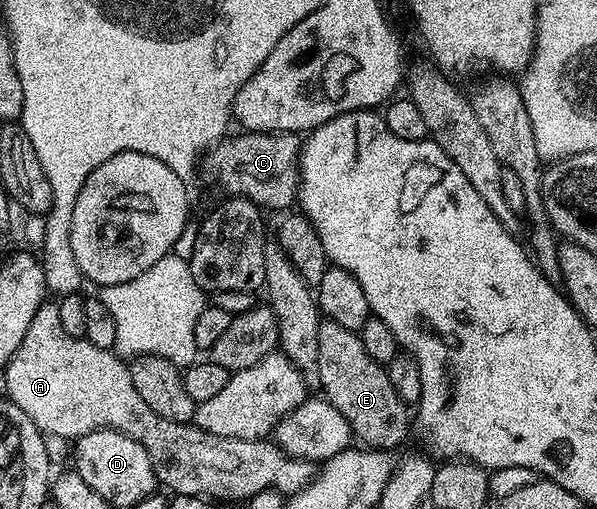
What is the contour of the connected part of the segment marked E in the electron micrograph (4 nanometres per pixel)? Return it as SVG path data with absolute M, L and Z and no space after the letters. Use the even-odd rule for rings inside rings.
M327 320L321 321L318 328L318 368L316 371L320 377L319 389L324 389L323 397L334 408L338 408L342 416L346 416L353 435L359 441L361 438L364 441L361 443L365 447L392 452L395 451L395 446L400 446L407 440L408 418L410 422L409 407L398 396L394 384L390 384L387 369L381 363L370 360L366 348L362 348L362 340L357 331L342 328L342 324L334 324Z

